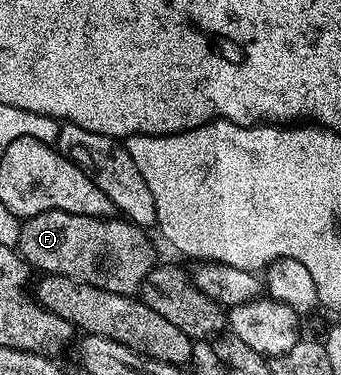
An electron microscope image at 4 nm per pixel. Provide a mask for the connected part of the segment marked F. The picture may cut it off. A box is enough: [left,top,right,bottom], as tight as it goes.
[16,211,153,296]

